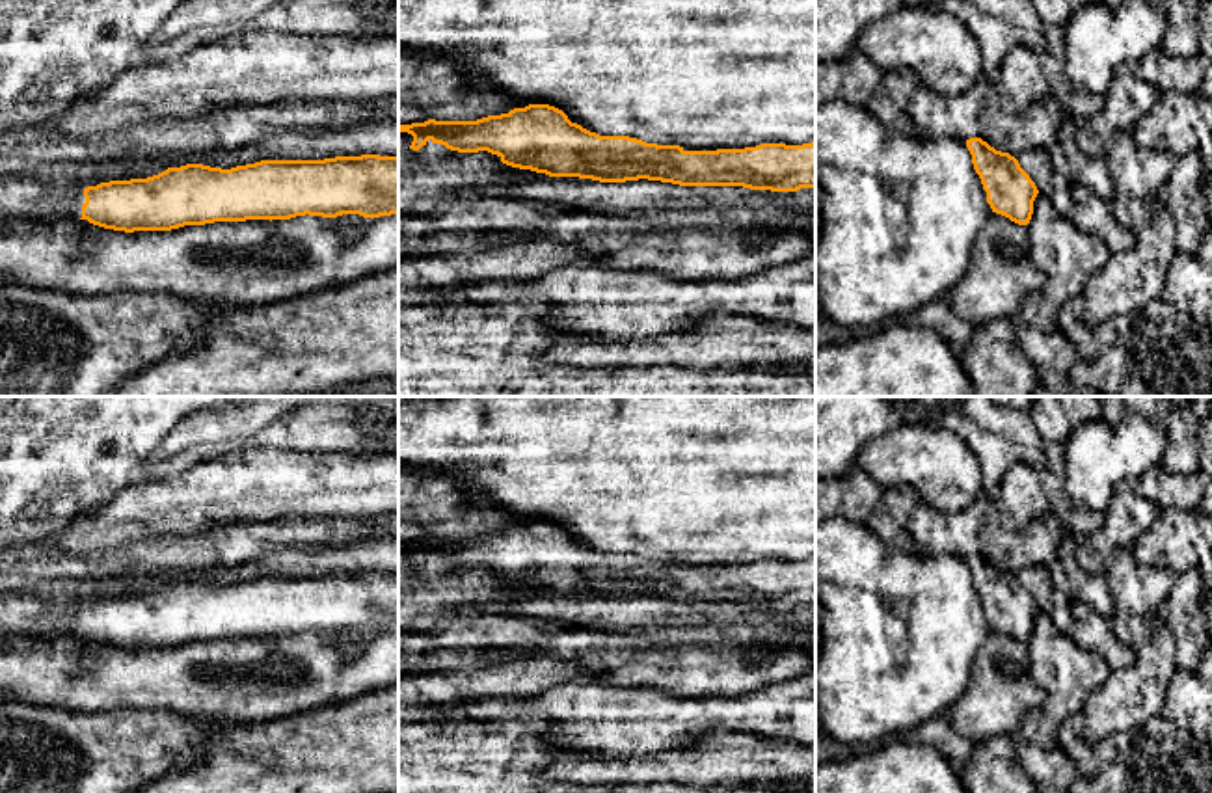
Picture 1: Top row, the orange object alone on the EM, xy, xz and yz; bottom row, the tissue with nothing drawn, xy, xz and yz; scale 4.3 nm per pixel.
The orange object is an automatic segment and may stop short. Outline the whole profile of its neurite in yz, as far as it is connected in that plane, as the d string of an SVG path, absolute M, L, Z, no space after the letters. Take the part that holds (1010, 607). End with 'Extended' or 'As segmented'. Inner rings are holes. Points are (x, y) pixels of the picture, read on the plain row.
M981 555L966 557L966 564L992 629L1028 642L1039 607L1018 577L1009 570L996 568Z. As segmented

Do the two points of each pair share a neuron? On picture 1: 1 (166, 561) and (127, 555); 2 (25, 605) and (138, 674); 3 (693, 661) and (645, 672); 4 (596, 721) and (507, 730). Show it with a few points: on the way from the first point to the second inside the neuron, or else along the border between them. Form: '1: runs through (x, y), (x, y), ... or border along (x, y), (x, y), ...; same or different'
1: runs through (157, 557), (136, 557); same
2: border along (79, 635), (36, 641), (32, 645); different
3: runs through (682, 665), (656, 667); same
4: border along (540, 734), (552, 745), (570, 751); different

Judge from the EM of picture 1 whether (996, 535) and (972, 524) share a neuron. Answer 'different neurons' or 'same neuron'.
same neuron

